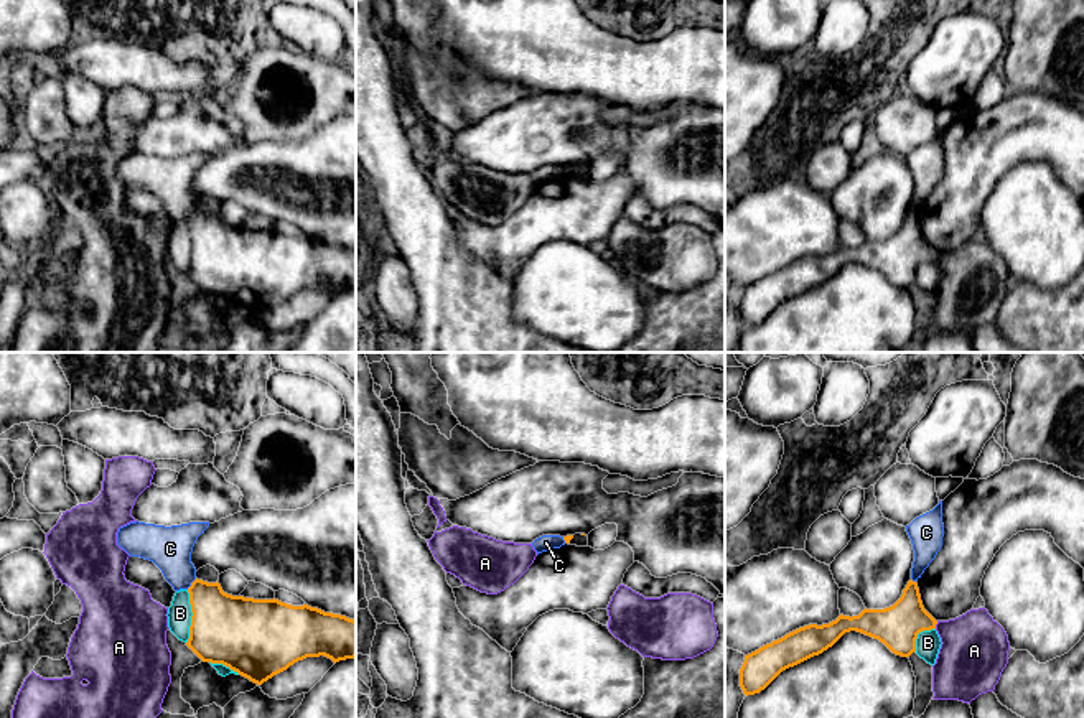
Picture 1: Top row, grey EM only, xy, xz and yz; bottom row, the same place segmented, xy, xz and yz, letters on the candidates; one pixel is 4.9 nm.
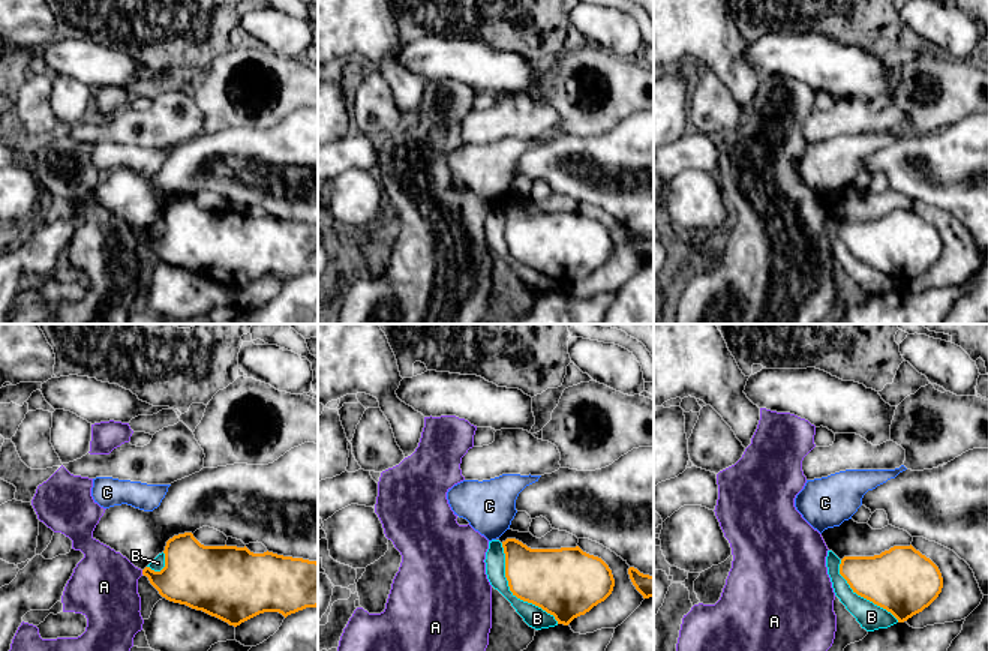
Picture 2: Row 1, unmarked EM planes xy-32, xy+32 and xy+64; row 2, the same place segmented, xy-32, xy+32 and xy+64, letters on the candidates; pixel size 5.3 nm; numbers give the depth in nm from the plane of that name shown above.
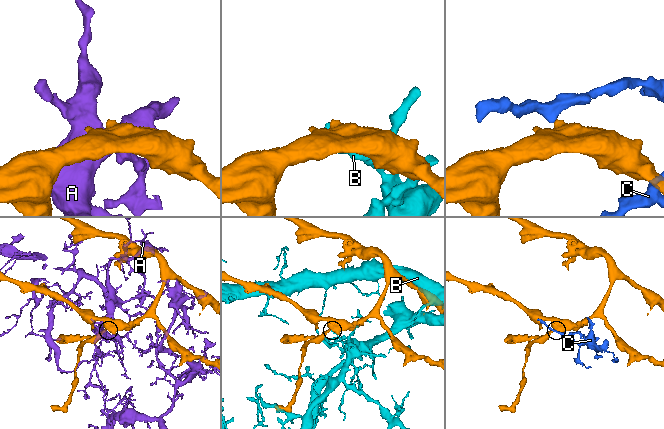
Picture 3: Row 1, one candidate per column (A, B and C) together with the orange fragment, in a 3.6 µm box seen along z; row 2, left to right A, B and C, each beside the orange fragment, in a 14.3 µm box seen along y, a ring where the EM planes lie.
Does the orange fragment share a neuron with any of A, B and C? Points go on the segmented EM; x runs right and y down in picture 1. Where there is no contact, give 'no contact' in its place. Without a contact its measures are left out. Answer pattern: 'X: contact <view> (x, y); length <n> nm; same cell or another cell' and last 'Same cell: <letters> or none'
A: contact yz (936, 623); length 40 nm; another cell
B: contact xy (191, 616); length 260 nm; another cell
C: contact xy (191, 583); length 80 nm; another cell
Same cell: none

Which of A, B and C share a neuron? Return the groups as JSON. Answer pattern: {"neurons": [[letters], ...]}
{"neurons": [["A"], ["B"], ["C"]]}

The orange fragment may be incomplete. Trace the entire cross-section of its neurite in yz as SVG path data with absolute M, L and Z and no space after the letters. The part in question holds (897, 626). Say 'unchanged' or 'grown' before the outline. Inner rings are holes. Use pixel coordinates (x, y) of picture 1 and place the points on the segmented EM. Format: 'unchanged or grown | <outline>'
unchanged | M909 580L901 598L885 609L863 609L858 616L840 614L829 624L809 624L745 655L740 669L743 693L764 690L783 670L832 647L845 632L857 631L883 642L893 654L909 657L923 631L937 621L924 609L918 583Z

